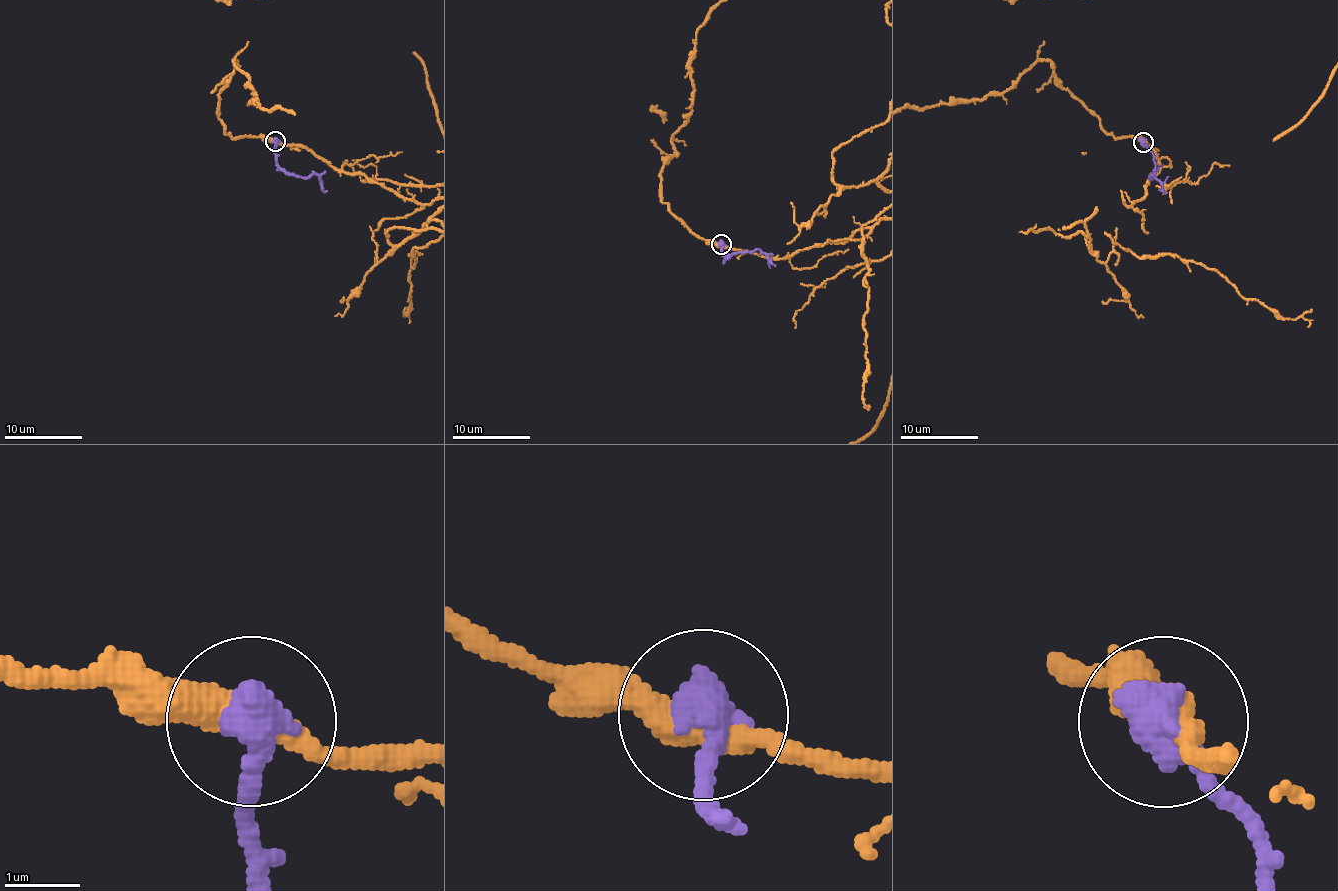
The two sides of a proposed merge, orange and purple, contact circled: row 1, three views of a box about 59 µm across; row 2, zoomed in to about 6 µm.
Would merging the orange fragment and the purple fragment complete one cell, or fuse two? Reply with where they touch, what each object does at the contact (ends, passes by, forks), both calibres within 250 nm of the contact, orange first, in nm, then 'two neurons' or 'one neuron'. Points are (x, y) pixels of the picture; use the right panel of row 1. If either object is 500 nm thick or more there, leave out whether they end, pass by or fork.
place (1143, 142); calibres 360 and 600 nm; one neuron

